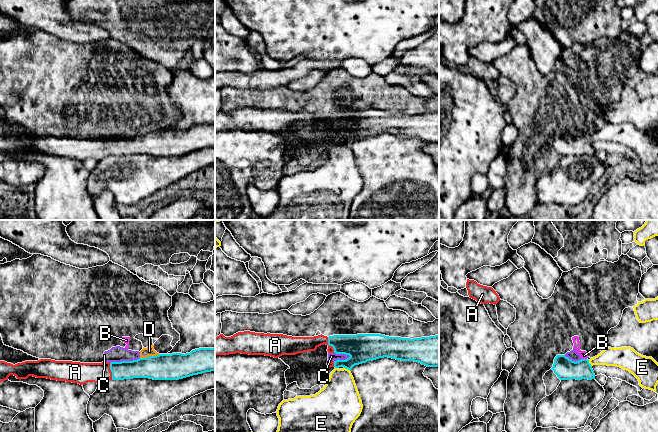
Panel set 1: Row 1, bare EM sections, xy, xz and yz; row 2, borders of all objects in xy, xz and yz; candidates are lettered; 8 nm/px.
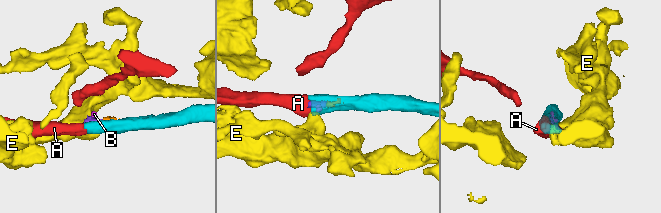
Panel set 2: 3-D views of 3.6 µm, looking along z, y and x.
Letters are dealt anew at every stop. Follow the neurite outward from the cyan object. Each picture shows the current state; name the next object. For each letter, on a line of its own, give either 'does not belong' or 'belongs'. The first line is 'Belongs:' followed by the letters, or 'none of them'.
Belongs: A
A: belongs
B: does not belong
C: does not belong
D: does not belong
E: does not belong

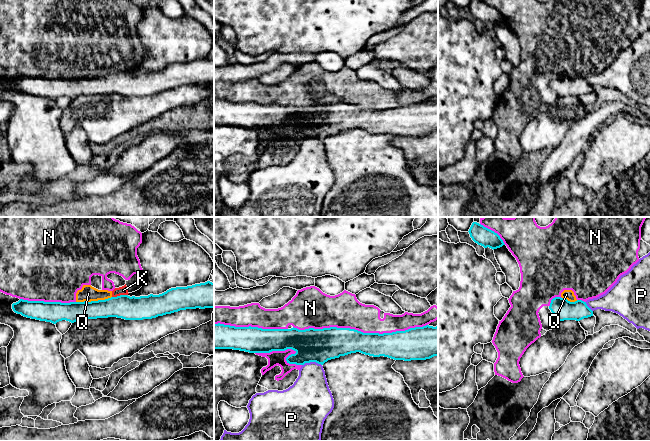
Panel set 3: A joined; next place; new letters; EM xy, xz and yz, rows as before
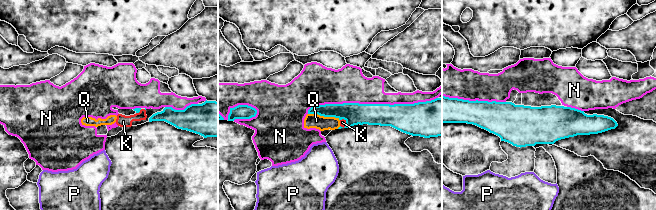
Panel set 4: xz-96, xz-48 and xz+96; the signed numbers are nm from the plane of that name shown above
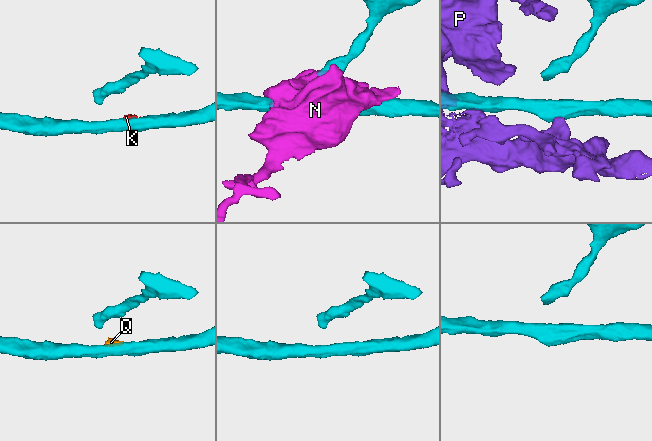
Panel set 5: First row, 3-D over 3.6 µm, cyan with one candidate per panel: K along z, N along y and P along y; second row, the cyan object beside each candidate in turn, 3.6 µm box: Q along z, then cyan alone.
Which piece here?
Belongs: none of them
K: does not belong
N: does not belong
P: does not belong
Q: does not belong

